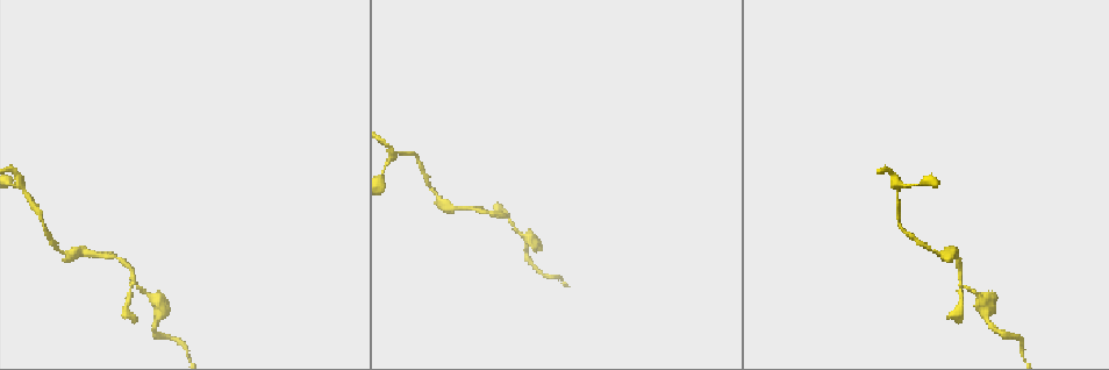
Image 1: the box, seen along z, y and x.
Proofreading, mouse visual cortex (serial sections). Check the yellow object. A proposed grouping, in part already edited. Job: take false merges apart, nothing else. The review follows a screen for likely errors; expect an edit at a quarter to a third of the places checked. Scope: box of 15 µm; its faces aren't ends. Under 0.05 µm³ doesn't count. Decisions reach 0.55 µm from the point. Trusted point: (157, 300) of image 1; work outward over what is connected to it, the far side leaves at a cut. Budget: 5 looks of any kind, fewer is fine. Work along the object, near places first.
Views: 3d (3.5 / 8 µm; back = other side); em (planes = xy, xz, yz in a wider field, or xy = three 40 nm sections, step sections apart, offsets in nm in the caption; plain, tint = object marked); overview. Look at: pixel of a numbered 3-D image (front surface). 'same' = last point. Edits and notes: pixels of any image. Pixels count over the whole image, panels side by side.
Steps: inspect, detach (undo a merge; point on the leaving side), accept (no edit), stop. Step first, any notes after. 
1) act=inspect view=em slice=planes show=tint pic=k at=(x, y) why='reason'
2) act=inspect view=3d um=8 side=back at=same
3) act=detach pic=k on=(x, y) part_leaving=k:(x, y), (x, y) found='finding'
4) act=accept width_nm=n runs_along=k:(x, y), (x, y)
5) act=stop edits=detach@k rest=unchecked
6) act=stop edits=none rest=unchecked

act=inspect view=3d um=8 pic=1 at=(506, 214) why='three arms meet'

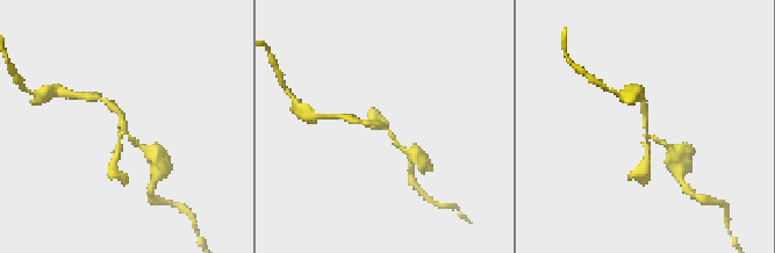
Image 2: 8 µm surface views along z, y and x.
act=inspect view=em slice=xy step=5 show=tint pic=2 at=(647, 130) arms=3 arm_widths_nm=150,200,200

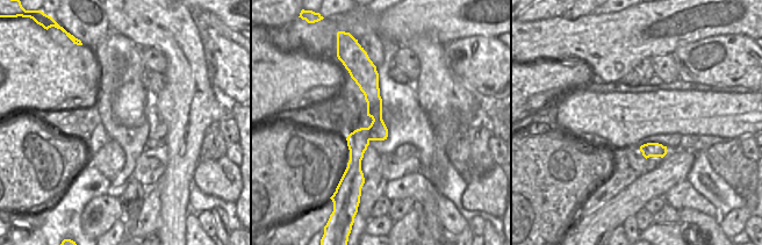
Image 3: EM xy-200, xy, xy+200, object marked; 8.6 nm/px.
act=detach pic=2 on=(116, 154) part_leaving=2:(122, 134), (114, 171), (123, 179) found='a second cell is stuck on'

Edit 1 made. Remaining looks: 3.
act=inspect view=3d um=3.5 pic=1 at=(83, 251) why='sudden change in width'

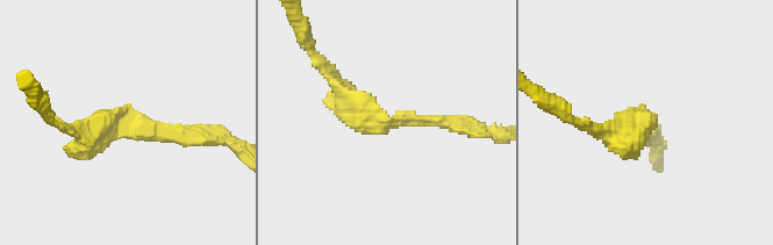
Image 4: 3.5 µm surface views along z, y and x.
act=inspect view=em slice=xy step=1 show=tint pic=4 at=(395, 120) arm_widths_nm=200,350 why='need the tissue'

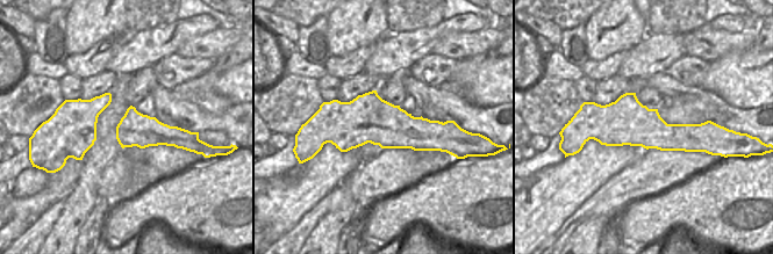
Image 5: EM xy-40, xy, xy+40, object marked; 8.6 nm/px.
act=accept runs_along=4:(467, 128), (378, 124), (336, 83) found='one cell here'

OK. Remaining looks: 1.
act=stop edits=detach@2 rest=unchecked

